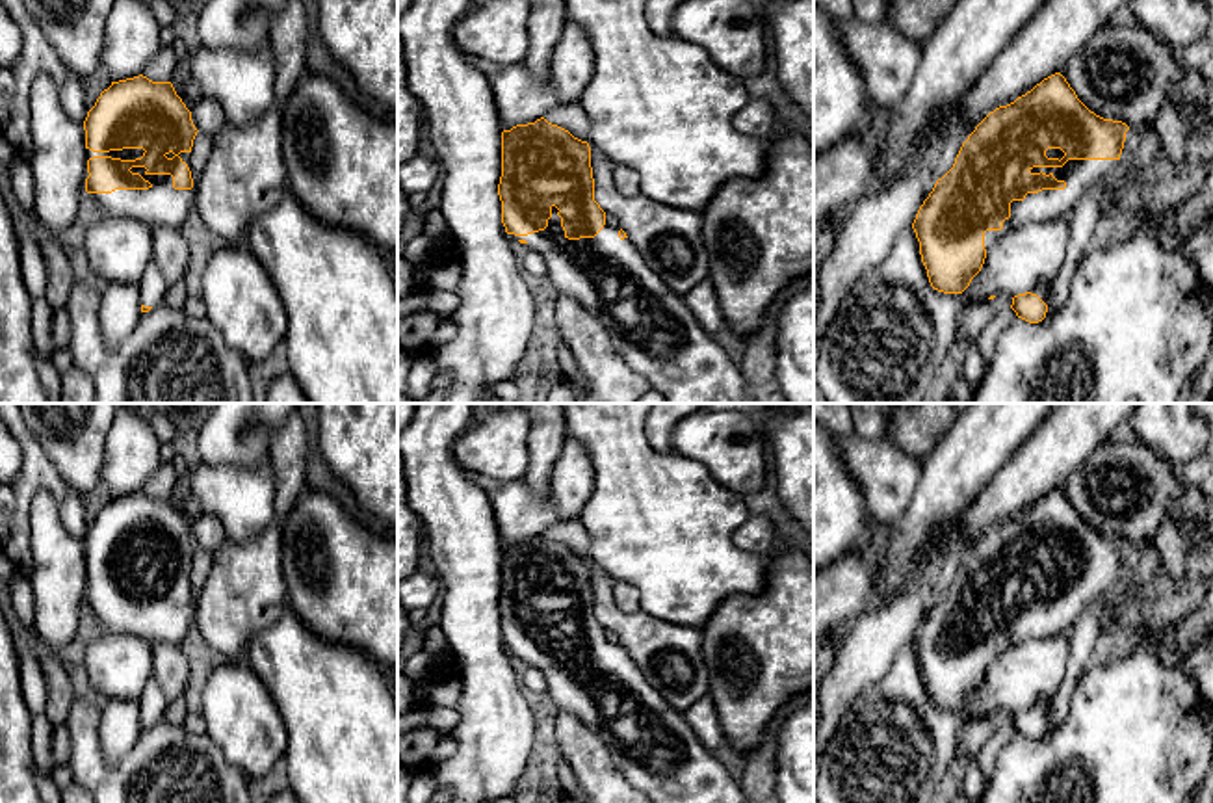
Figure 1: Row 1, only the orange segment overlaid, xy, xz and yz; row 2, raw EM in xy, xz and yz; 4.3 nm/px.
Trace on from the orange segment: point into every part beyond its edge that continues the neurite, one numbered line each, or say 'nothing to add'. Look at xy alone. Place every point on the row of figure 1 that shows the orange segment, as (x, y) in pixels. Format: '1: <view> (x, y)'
1: xy (162, 205)

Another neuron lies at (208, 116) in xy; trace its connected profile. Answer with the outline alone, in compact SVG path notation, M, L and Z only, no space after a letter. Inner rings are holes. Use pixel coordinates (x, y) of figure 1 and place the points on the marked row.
M201 95L191 112L199 132L210 139L215 139L217 132L227 121L227 115L219 102L210 95Z

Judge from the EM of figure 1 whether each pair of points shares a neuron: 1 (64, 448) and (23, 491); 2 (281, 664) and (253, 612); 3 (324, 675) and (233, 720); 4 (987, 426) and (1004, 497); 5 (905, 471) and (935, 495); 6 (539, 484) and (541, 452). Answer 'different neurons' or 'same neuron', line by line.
1: different neurons
2: different neurons
3: different neurons
4: different neurons
5: different neurons
6: same neuron

